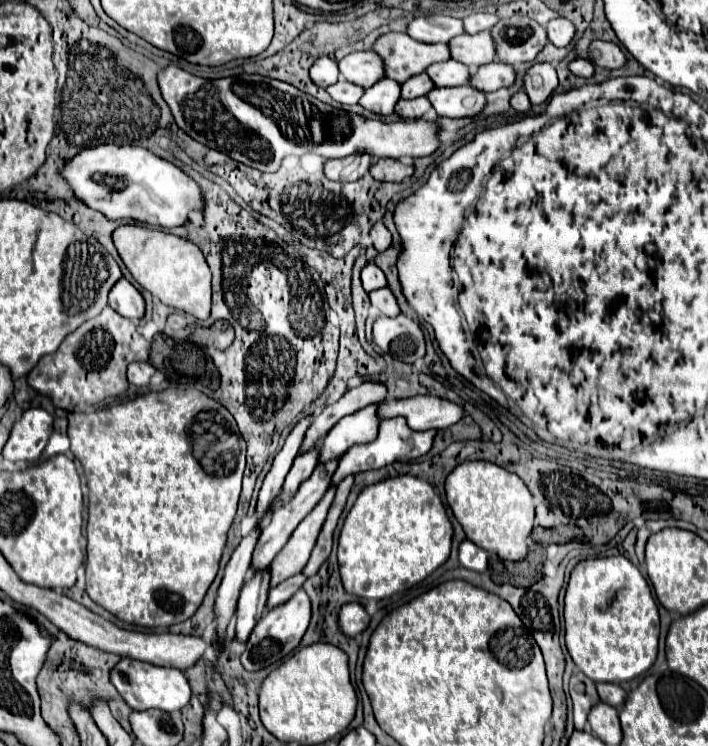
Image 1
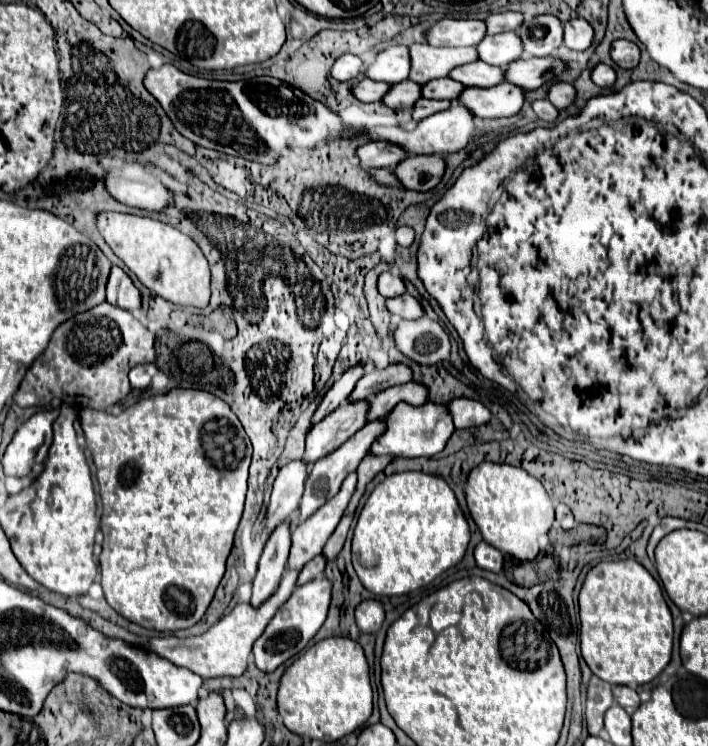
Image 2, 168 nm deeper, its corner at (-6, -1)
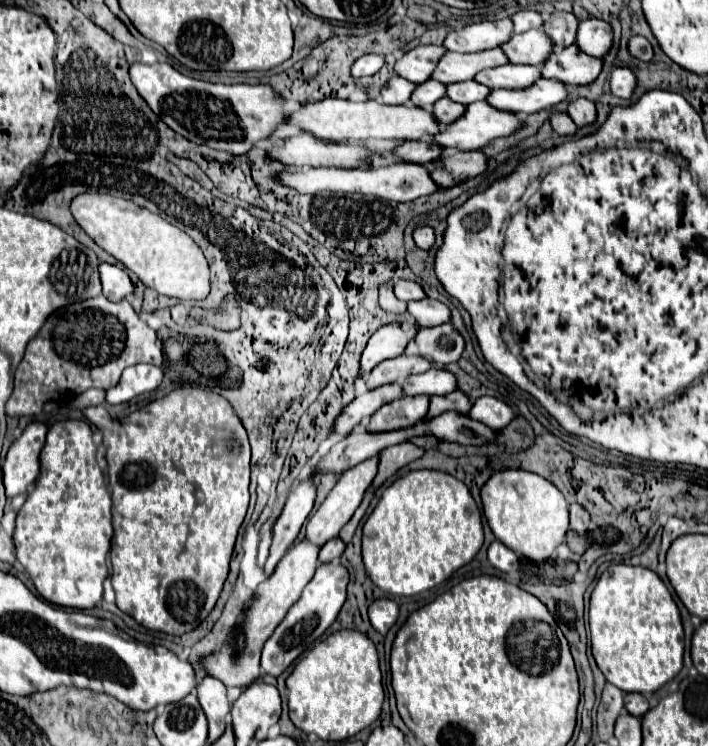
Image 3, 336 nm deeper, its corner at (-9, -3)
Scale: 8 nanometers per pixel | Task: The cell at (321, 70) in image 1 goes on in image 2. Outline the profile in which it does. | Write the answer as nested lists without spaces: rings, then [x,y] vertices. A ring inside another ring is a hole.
[[[342,55],[340,59],[336,59],[334,67],[332,67],[332,77],[338,81],[350,81],[356,79],[362,73],[362,59],[356,55]]]

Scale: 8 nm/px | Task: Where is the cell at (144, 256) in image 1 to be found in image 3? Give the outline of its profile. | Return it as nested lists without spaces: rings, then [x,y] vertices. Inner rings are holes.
[[[95,193],[75,197],[75,201],[71,201],[71,213],[99,247],[119,259],[149,289],[189,301],[203,301],[209,295],[209,267],[203,251],[185,231],[167,223],[163,217],[131,201]]]

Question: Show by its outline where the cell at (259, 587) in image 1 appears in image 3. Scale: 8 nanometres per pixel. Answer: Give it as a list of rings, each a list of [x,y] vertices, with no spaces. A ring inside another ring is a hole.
[[[305,477],[301,485],[289,495],[279,519],[273,525],[273,539],[269,547],[269,557],[265,561],[267,577],[275,571],[279,559],[287,553],[289,545],[297,539],[303,521],[313,509],[313,501],[315,501],[315,487],[313,487],[311,477]]]

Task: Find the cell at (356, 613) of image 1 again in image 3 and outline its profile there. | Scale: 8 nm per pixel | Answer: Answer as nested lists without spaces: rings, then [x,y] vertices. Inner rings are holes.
[[[377,599],[377,601],[371,603],[369,621],[381,635],[387,635],[387,631],[395,623],[397,615],[399,615],[399,607],[391,599]]]

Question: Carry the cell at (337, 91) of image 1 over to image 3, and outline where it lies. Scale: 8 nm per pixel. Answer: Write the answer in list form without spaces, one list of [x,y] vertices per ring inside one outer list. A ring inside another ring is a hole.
[[[393,75],[385,87],[381,89],[381,101],[387,103],[387,105],[401,105],[401,103],[407,103],[409,97],[411,97],[411,91],[415,89],[417,85],[403,79],[403,77],[397,77]]]

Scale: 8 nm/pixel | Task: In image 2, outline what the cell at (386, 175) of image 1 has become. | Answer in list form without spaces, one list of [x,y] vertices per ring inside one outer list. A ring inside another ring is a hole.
[[[410,155],[406,157],[394,173],[406,189],[430,191],[434,189],[446,171],[444,155]]]

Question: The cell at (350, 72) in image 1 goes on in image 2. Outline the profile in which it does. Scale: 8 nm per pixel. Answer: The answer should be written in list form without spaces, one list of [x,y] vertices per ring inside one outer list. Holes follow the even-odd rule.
[[[396,45],[378,53],[376,61],[366,65],[364,75],[374,81],[386,81],[390,85],[408,79],[410,75],[410,55],[408,47]]]

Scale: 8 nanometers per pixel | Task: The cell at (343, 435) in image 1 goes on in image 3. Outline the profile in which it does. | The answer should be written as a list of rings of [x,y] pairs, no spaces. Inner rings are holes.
[[[429,369],[421,375],[411,375],[405,379],[403,395],[445,395],[455,391],[455,377],[445,369]]]

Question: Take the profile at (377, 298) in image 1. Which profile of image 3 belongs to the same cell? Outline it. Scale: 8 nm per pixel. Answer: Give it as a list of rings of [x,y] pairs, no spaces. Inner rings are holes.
[[[429,297],[421,301],[409,301],[407,311],[415,317],[419,327],[433,327],[433,325],[449,321],[449,307]]]

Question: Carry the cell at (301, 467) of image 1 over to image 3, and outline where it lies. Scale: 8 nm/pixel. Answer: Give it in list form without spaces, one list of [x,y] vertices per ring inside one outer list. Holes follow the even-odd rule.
[[[391,383],[391,385],[383,385],[379,389],[367,391],[363,395],[357,395],[347,407],[343,407],[343,411],[339,413],[339,417],[333,421],[331,425],[331,433],[335,435],[349,435],[357,425],[365,423],[377,409],[381,409],[383,405],[399,399],[401,393],[401,385],[399,383]]]

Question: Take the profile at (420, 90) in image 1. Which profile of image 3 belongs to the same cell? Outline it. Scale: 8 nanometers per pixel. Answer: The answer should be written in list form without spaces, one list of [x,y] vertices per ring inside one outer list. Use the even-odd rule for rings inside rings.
[[[463,81],[463,83],[449,83],[447,85],[447,97],[451,101],[469,105],[471,101],[481,101],[487,97],[487,91],[491,91],[489,87],[477,83],[477,81]]]

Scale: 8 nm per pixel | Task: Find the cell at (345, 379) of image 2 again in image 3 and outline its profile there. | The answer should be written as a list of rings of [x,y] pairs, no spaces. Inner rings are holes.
[[[391,323],[391,325],[381,327],[379,331],[375,331],[373,337],[369,339],[365,351],[363,351],[359,377],[365,377],[367,373],[371,373],[371,369],[377,367],[381,361],[401,355],[405,351],[405,347],[413,341],[415,329],[417,327],[413,327],[409,331],[403,331],[401,325]]]

